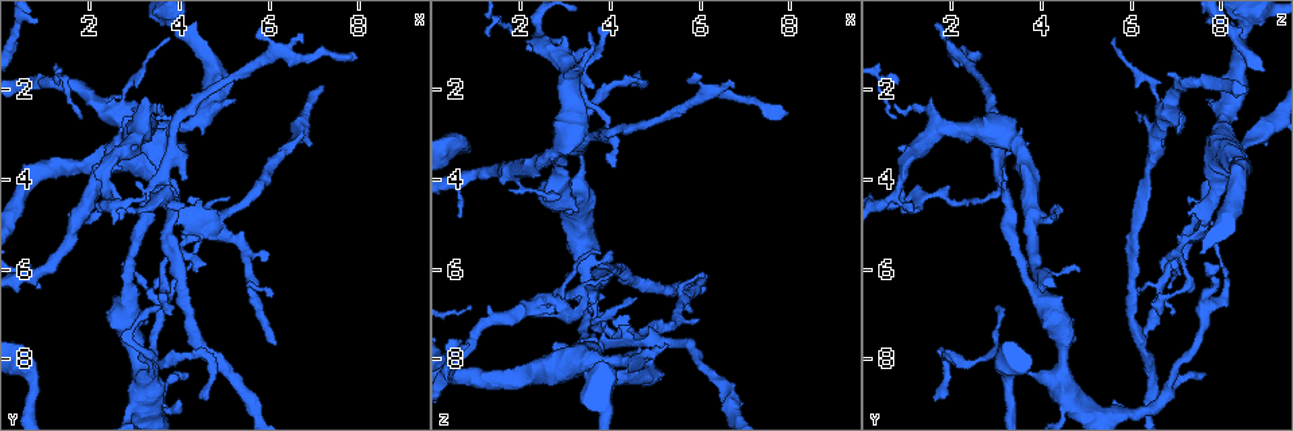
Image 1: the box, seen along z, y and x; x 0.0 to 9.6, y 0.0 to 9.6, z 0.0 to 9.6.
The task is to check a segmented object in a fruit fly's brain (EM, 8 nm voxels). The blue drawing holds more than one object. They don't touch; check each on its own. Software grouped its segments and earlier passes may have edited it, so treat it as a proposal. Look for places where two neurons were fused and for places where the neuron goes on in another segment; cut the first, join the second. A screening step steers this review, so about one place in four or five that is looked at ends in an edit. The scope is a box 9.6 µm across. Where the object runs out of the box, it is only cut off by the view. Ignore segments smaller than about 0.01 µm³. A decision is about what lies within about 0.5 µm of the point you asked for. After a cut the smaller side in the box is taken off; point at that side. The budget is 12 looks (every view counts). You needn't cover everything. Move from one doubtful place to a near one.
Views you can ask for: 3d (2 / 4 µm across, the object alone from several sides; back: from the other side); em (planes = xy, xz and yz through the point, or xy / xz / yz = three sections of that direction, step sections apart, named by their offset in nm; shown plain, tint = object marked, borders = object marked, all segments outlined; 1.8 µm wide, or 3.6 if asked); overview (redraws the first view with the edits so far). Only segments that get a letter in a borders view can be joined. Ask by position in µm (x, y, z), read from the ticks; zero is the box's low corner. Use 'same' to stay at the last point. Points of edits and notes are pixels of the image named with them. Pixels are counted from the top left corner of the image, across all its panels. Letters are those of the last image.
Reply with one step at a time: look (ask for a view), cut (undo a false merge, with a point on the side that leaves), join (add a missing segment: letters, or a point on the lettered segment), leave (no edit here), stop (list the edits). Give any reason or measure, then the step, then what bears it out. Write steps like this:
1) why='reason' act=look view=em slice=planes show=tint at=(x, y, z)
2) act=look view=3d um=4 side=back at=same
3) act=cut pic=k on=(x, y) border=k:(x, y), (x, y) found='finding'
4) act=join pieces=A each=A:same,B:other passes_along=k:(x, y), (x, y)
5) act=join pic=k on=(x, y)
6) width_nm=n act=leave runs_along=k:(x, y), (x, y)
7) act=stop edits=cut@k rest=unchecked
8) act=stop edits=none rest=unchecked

why='free end' act=look view=em slice=planes show=plain at=(7.90, 1.30, 2.50)

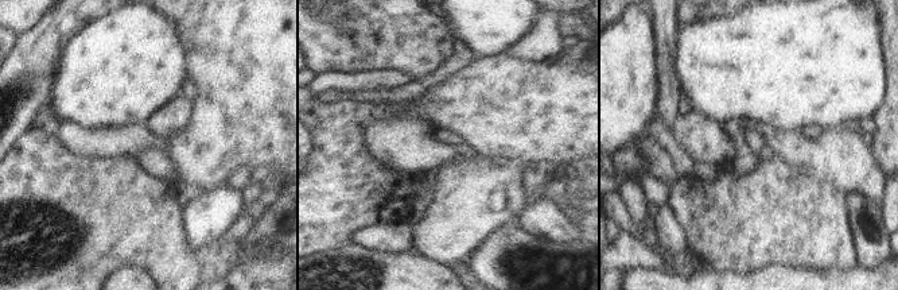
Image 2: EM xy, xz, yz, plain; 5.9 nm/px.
act=look view=em slice=planes show=borders at=same

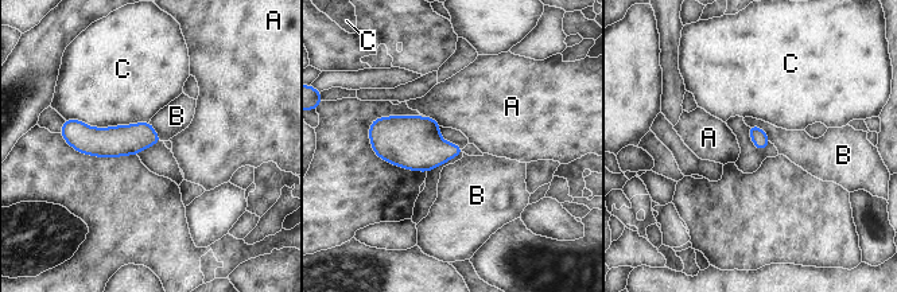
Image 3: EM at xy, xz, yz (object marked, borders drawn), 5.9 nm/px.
act=leave each=A:other,B:other,C:other runs_along=3:(70, 137), (155, 139) found='none of them fits'

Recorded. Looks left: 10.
why='three-way junction' act=look view=3d um=2 at=(3.55, 4.00, 3.05)

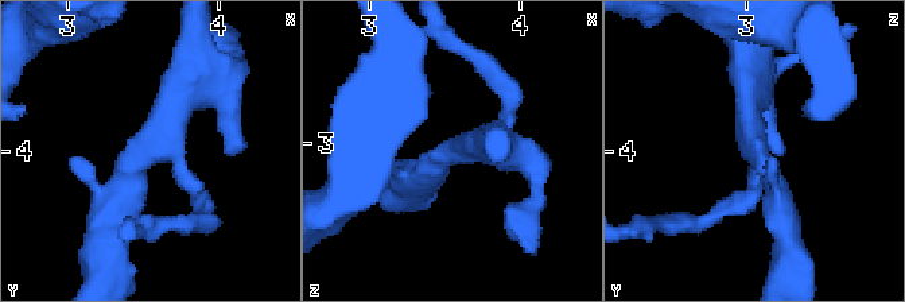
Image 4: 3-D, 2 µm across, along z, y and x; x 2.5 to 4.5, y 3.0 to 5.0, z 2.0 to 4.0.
why='shape alone is not enough' act=look view=em slice=planes show=borders at=(3.58, 4.00, 3.04)

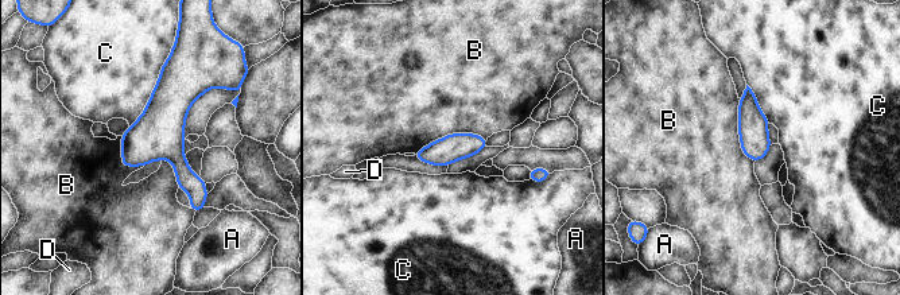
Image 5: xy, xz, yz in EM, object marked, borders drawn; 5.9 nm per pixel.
act=leave each=A:other,B:other,C:other,D:other border=5:(487, 138), (449, 134), (414, 154) found='all the same neuron'

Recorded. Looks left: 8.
why='an open end' act=look view=3d um=2 at=(5.25, 2.25, 7.65)

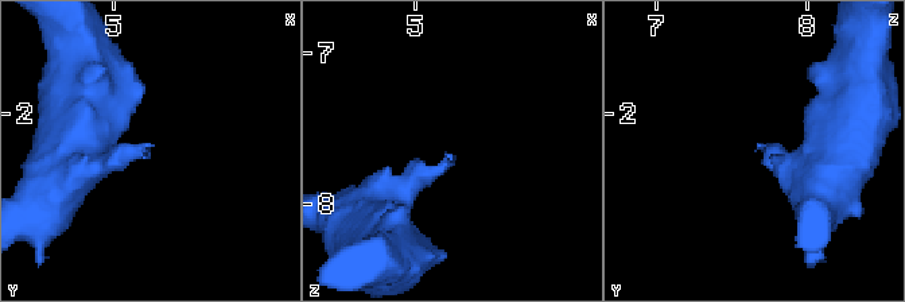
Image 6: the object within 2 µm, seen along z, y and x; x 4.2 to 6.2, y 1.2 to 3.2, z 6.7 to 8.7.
act=look view=em slice=planes show=plain at=(5.20, 2.22, 7.68)

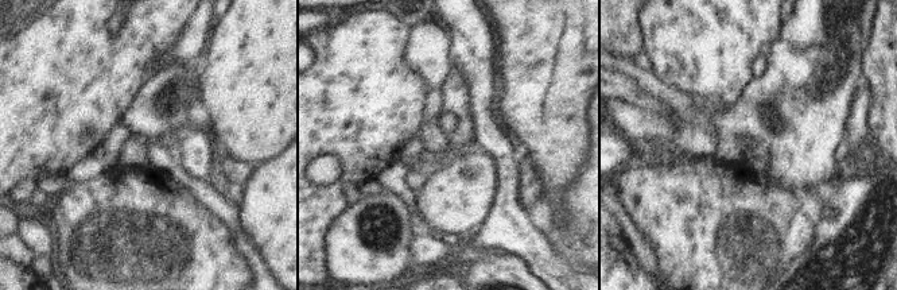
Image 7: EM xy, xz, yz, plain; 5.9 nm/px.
act=look view=em slice=planes show=borders at=same

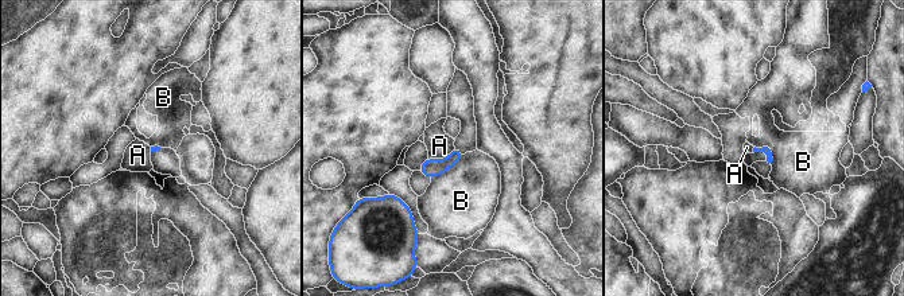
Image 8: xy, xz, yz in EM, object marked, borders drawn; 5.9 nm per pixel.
act=leave each=A:other,B:other border=8:(454, 147), (442, 159), (429, 158) found='no lettered segment goes on from it'

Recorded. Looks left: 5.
why='an open end' act=look view=em slice=planes show=tint at=(0.70, 6.10, 4.85)

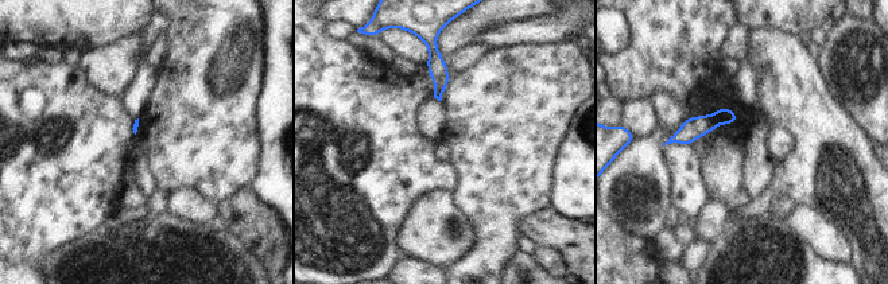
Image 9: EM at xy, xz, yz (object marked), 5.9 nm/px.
act=look view=em slice=planes show=borders at=same

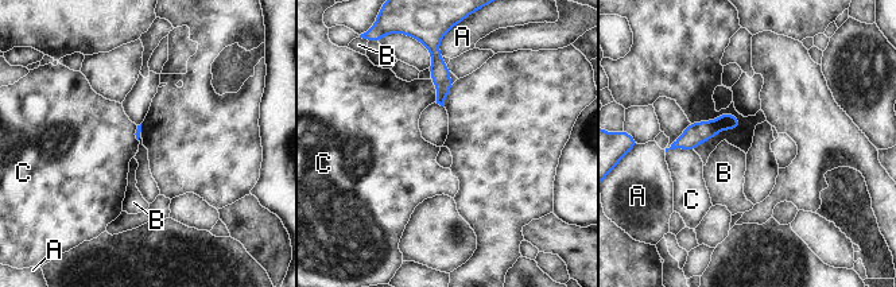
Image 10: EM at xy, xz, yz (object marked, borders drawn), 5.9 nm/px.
act=leave each=A:other,B:other,C:other border=10:(435, 103), (443, 107) found='no lettered segment goes on from it'

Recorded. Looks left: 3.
why='sharp bend' act=look view=em slice=yz step=16 show=tint at=(1.80, 4.75, 3.70)

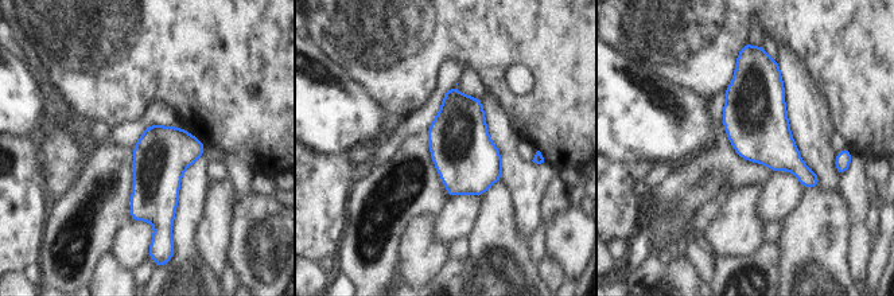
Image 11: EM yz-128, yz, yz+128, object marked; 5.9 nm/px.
why='another direction' act=look view=em slice=planes show=borders at=same

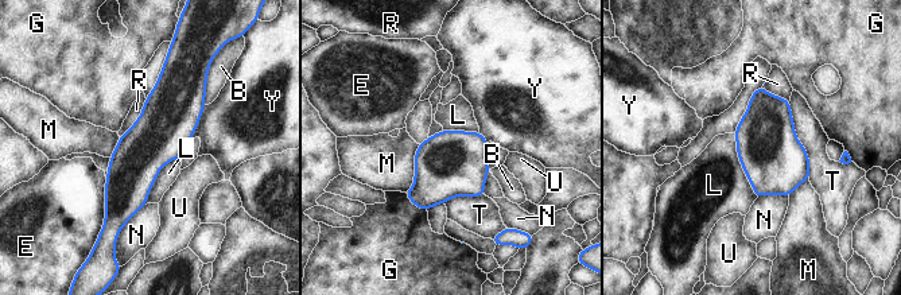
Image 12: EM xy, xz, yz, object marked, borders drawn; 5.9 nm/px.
act=leave each=B:other,E:other,G:other,L:other,M:other,N:other,R:other,T:other,U:other,Y:other found='continuous, no second neuron'

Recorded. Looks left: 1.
act=stop edits=none rest=unchecked

